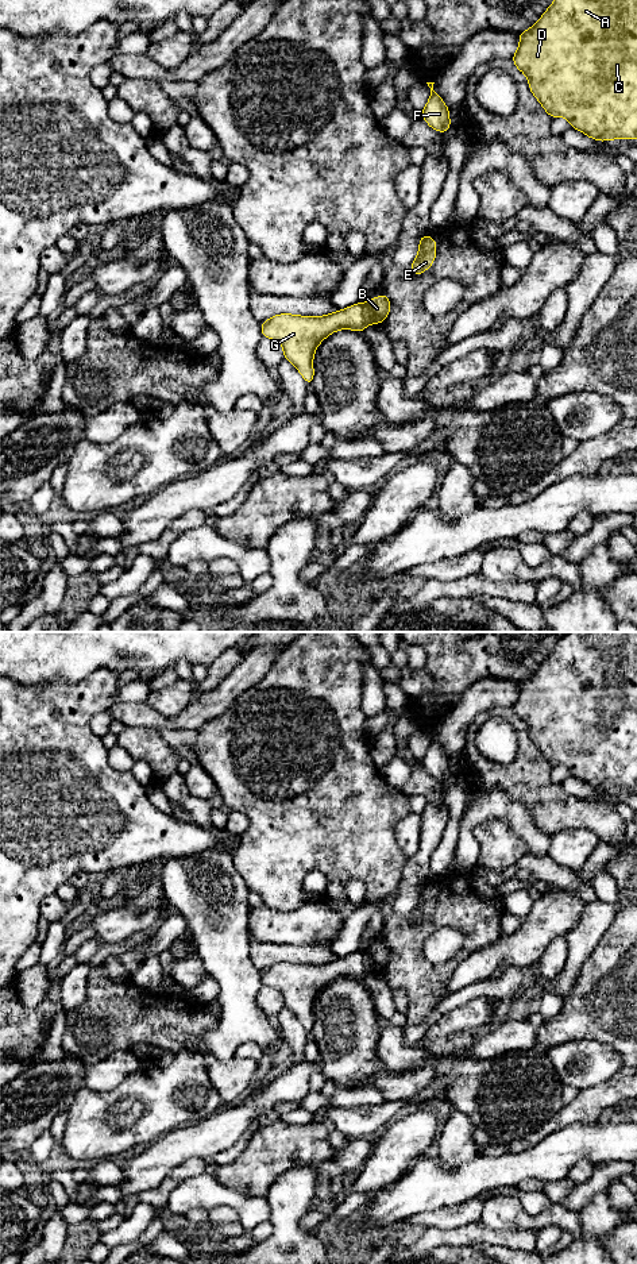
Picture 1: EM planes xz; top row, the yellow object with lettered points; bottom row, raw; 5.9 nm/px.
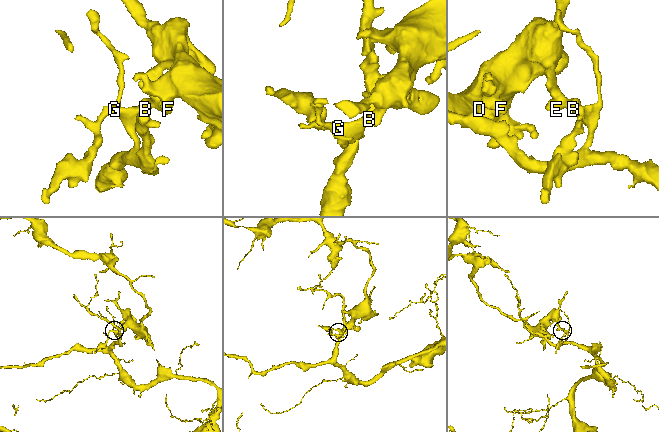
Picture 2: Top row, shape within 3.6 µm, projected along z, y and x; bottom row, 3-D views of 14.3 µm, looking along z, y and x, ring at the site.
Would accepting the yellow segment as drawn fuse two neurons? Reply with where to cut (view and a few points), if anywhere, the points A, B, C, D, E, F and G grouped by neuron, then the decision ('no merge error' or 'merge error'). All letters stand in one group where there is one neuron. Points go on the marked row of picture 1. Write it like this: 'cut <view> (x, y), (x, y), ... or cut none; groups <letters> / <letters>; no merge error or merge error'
cut xz (362, 304), (362, 316), (367, 324); groups A B C D E F / G; merge error

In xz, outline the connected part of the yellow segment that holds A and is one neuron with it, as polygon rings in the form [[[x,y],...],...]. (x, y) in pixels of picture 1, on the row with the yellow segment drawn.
[[[555,0],[544,15],[518,36],[520,46],[511,59],[525,74],[530,92],[552,119],[563,116],[570,122],[571,128],[599,142],[637,138],[637,0]]]

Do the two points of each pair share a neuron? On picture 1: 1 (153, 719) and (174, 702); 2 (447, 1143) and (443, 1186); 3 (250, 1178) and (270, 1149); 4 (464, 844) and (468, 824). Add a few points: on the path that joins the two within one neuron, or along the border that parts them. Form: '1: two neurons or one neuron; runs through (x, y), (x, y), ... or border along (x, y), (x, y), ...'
1: two neurons; border along (145, 702), (169, 717), (184, 712)
2: two neurons; border along (435, 1155), (441, 1163), (452, 1166), (475, 1156)
3: one neuron; runs through (254, 1171), (266, 1156)
4: one neuron; runs through (466, 839), (466, 829)

